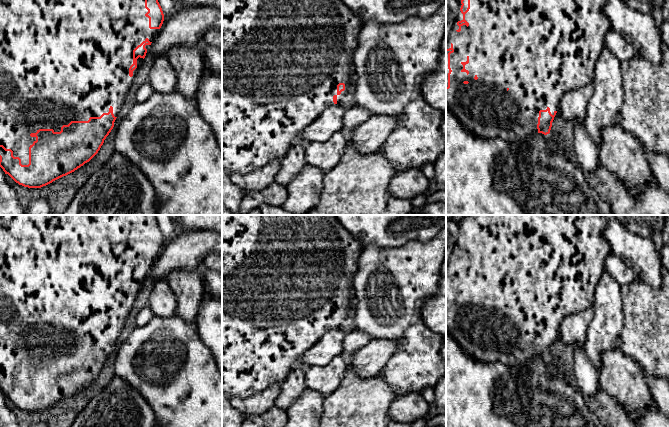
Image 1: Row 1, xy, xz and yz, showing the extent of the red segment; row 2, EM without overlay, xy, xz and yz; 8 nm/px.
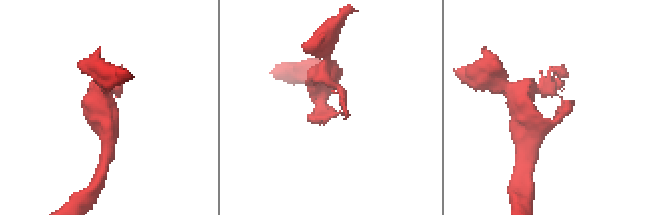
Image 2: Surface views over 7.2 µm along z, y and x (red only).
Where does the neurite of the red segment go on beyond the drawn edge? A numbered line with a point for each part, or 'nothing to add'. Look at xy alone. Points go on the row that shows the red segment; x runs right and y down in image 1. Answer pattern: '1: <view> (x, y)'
1: xy (60, 60)

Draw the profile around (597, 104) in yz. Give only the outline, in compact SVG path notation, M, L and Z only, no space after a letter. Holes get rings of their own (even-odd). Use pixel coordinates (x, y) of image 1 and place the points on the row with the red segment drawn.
M608 48L603 49L594 67L593 81L567 91L559 107L562 117L571 125L576 119L585 125L590 138L597 146L602 144L602 130L616 124L616 118L623 105L624 91L620 64L618 58Z

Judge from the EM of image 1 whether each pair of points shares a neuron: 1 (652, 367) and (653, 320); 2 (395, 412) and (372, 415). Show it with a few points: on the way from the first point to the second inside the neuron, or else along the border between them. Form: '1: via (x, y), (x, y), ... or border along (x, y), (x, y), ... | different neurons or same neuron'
1: via (653, 355), (653, 332) | same neuron
2: border along (396, 398), (390, 406), (388, 416) | different neurons

